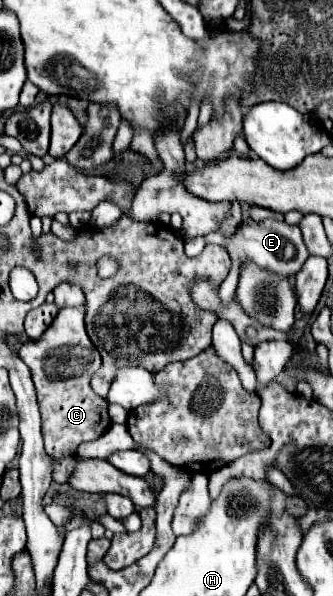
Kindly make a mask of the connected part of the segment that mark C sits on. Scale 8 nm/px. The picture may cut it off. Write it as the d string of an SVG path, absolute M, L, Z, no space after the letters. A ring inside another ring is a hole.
M64 307L54 319L52 327L36 341L24 343L18 351L20 359L30 367L32 381L38 393L38 405L42 413L42 437L46 453L54 459L76 453L76 447L86 441L98 439L110 427L106 411L106 399L96 395L90 387L92 373L100 367L100 353L90 341L84 327L86 307Z

